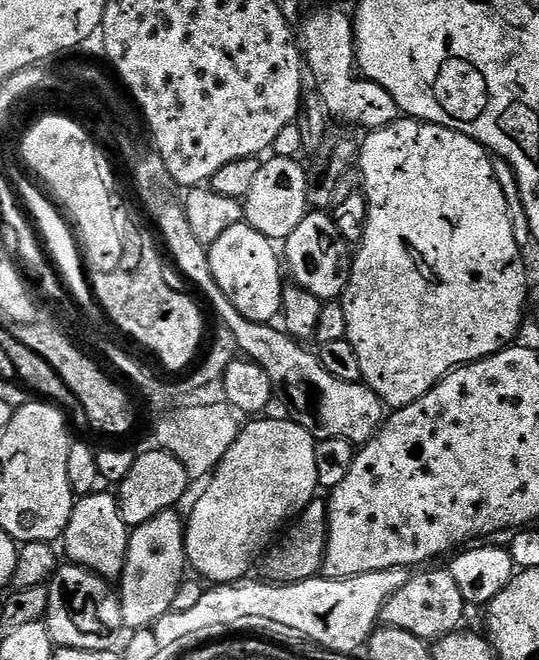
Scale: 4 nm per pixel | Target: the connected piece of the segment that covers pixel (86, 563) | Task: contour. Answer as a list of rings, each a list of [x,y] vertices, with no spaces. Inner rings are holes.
[[[98,490],[88,496],[81,497],[72,511],[70,522],[62,537],[71,563],[82,565],[107,580],[116,580],[124,570],[129,548],[130,529],[121,517],[119,499]]]

